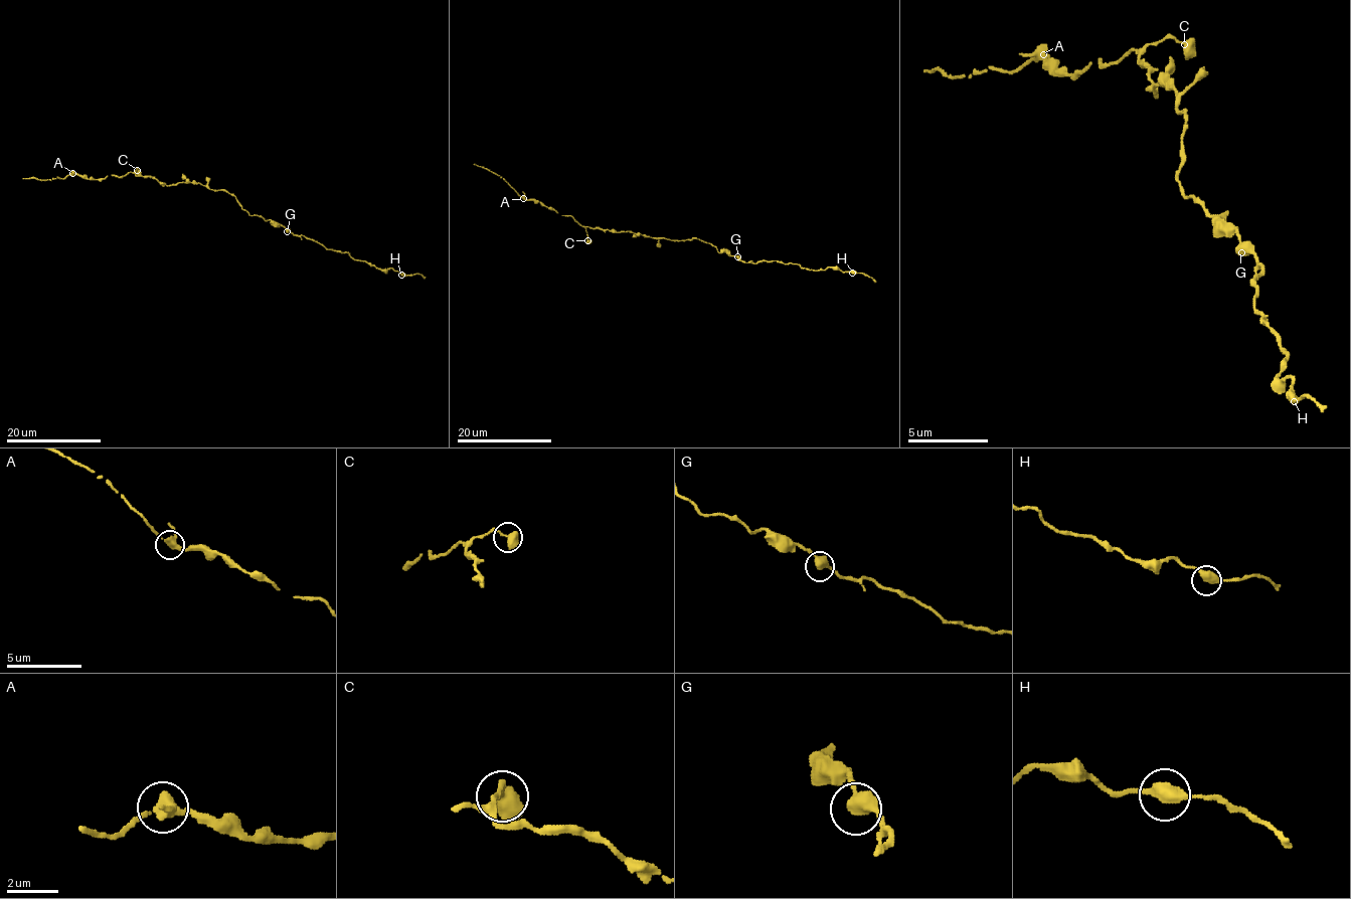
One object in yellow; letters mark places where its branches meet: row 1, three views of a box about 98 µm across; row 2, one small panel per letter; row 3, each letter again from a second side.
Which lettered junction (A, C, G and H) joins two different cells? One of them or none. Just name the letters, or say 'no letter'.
no letter

